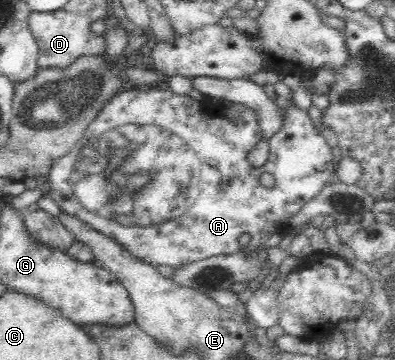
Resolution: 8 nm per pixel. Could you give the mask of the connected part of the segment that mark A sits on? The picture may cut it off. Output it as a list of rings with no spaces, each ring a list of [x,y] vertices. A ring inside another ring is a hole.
[[[152,81],[148,86],[144,87],[136,86],[130,90],[122,89],[106,100],[95,120],[89,124],[81,140],[76,142],[71,152],[68,152],[65,156],[61,156],[61,158],[51,164],[47,174],[47,184],[43,196],[45,198],[47,197],[47,200],[51,198],[59,206],[61,212],[65,212],[68,215],[75,214],[76,218],[83,221],[88,227],[109,238],[115,239],[117,243],[135,256],[136,259],[145,261],[147,264],[152,264],[154,267],[160,265],[177,267],[181,266],[181,264],[189,264],[193,260],[203,260],[219,255],[230,255],[237,251],[252,251],[256,253],[258,248],[269,246],[269,244],[288,230],[287,227],[282,226],[283,222],[291,214],[295,214],[301,210],[302,206],[305,206],[315,194],[319,194],[323,190],[323,187],[329,184],[329,178],[331,178],[332,173],[332,149],[327,145],[325,137],[312,123],[309,113],[296,105],[287,107],[284,112],[286,113],[287,124],[283,124],[283,128],[268,139],[270,153],[268,154],[266,163],[261,167],[254,167],[247,161],[247,154],[255,148],[255,145],[260,140],[263,140],[264,135],[259,128],[256,114],[245,105],[233,103],[231,106],[221,110],[221,106],[217,104],[211,110],[205,108],[205,112],[203,112],[203,110],[197,110],[197,100],[189,98],[188,94],[187,100],[185,100],[184,94],[174,94],[167,84],[157,81]],[[185,172],[189,172],[187,174],[189,176],[189,187],[188,189],[181,189],[181,186],[185,186],[185,180],[187,180],[185,178]],[[262,172],[269,172],[276,178],[272,188],[267,189],[259,183],[258,178]],[[112,213],[116,213],[115,219],[109,219]]]

